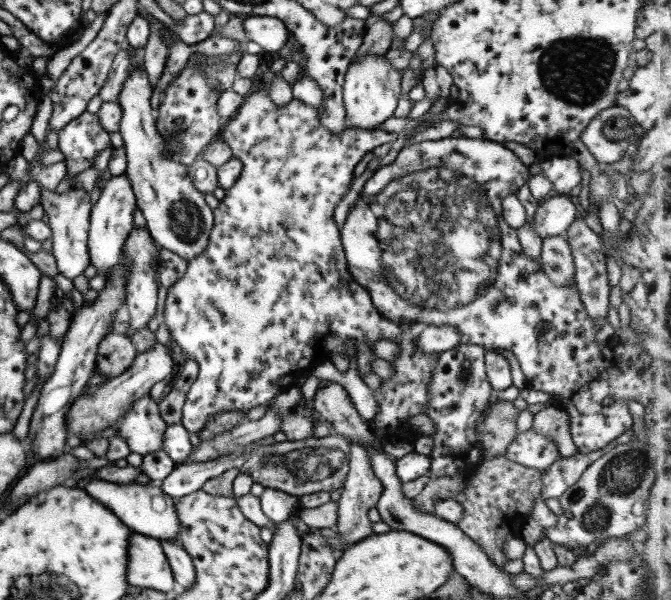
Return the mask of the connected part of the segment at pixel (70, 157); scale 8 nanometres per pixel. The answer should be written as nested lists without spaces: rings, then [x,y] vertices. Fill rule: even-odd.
[[[86,110],[57,132],[57,148],[64,156],[67,178],[91,168],[93,158],[110,146],[109,133],[101,127],[97,116]]]

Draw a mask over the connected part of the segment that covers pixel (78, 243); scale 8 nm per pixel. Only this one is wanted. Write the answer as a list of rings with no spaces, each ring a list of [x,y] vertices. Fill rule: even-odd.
[[[39,184],[39,203],[47,215],[47,225],[51,230],[51,251],[57,265],[57,273],[67,280],[73,281],[76,276],[83,273],[90,264],[87,254],[86,239],[88,236],[88,223],[90,209],[92,208],[89,194],[82,187],[73,186],[64,193],[57,194],[43,188]]]

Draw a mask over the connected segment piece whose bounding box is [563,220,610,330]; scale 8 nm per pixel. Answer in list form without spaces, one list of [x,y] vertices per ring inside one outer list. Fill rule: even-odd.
[[[575,220],[571,222],[571,225],[566,229],[563,234],[564,240],[569,246],[572,257],[574,274],[572,277],[575,282],[575,287],[579,291],[579,298],[583,303],[585,313],[593,320],[593,325],[596,328],[600,328],[604,319],[607,318],[609,284],[607,283],[606,274],[606,258],[602,252],[602,245],[599,236],[592,232],[582,220]]]

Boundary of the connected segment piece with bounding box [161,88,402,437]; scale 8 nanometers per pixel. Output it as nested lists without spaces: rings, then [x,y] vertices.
[[[259,88],[249,92],[241,106],[237,108],[235,114],[227,118],[226,123],[219,132],[219,138],[229,146],[232,157],[241,162],[241,173],[231,187],[225,189],[223,199],[217,202],[217,207],[213,207],[213,227],[209,232],[208,242],[199,256],[195,256],[186,265],[185,273],[180,280],[175,281],[173,285],[166,288],[165,302],[163,304],[163,324],[167,326],[170,340],[181,349],[181,352],[193,358],[198,364],[196,378],[191,382],[185,402],[181,408],[181,425],[187,429],[191,436],[199,433],[205,425],[205,421],[213,413],[221,411],[241,411],[247,414],[250,408],[267,404],[270,398],[283,389],[287,389],[303,379],[303,374],[308,374],[311,370],[325,362],[329,361],[331,354],[341,354],[346,356],[344,343],[352,341],[355,347],[355,364],[357,374],[363,376],[371,372],[371,360],[376,358],[371,351],[372,343],[376,341],[394,342],[401,335],[401,330],[396,323],[389,322],[380,315],[372,305],[370,296],[355,282],[355,277],[351,272],[347,251],[343,240],[339,239],[339,228],[333,220],[333,210],[340,202],[343,196],[348,194],[351,180],[353,180],[353,168],[357,162],[363,158],[366,152],[372,151],[380,144],[389,143],[395,140],[395,132],[385,132],[381,129],[353,129],[345,128],[339,133],[331,133],[319,123],[319,113],[317,109],[304,104],[297,98],[292,98],[278,108],[269,99],[268,91],[265,88]]]

